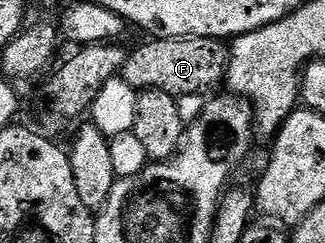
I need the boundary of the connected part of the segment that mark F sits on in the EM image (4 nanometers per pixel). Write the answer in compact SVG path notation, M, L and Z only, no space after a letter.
M158 38L148 40L145 46L128 50L128 58L120 69L119 77L123 78L130 88L137 92L161 90L180 98L183 94L194 95L207 93L208 89L220 83L227 75L227 45L217 38Z

